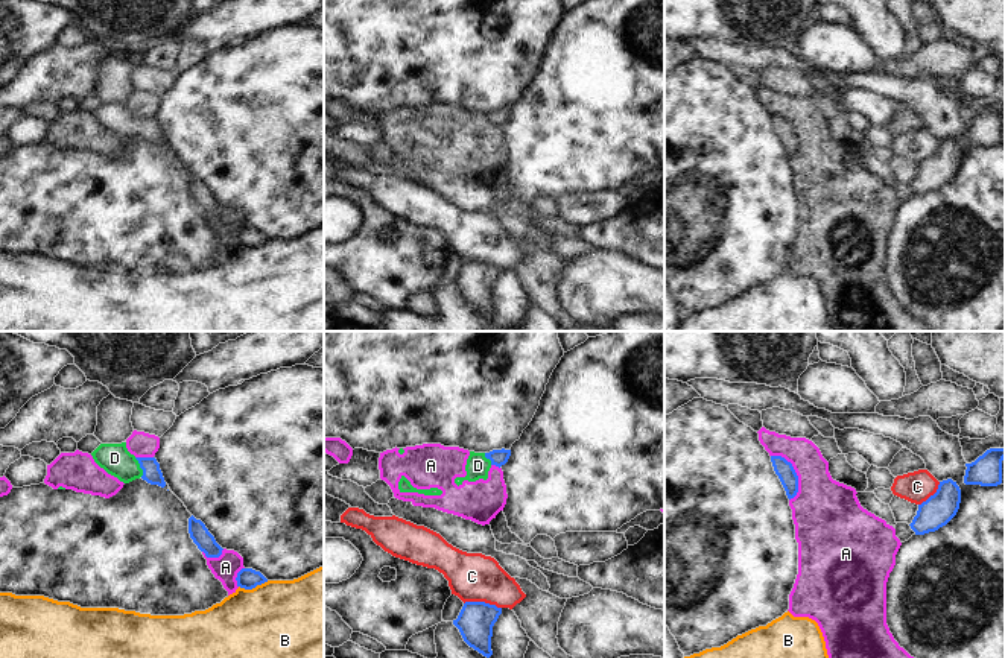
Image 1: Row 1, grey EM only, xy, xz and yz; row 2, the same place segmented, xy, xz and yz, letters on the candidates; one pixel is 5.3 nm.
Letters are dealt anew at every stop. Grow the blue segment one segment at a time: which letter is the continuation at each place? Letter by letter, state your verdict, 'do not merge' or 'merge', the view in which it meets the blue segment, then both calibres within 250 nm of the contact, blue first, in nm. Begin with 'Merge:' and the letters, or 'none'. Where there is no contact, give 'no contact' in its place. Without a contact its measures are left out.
Merge: D
A: do not merge; contact in yz; calibres 90 and 340 nm
B: do not merge; contact in xy; calibres 110 and 480 nm
C: do not merge; contact in xz; calibres 190 and 260 nm
D: merge; contact in xy; calibres 100 and 160 nm

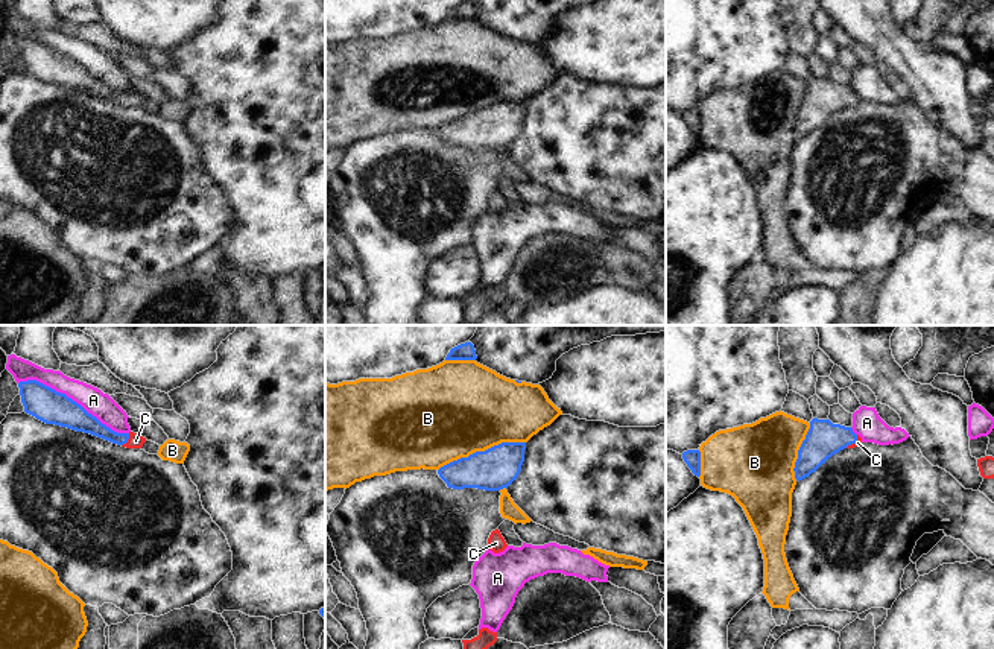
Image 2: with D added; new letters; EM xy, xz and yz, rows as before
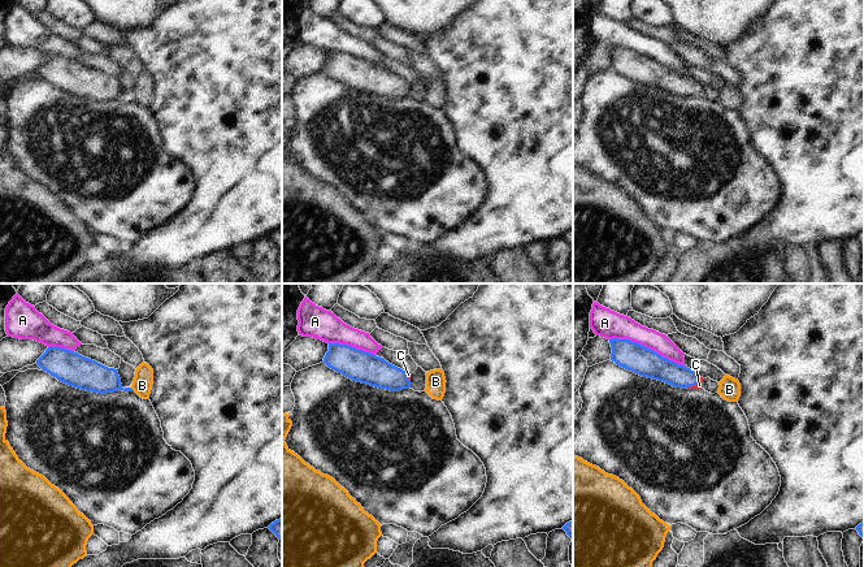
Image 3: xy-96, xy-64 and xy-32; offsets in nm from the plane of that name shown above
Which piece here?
Merge: C
A: do not merge; contact in xy; calibres 180 and 140 nm
B: do not merge; contact in xz; calibres 220 and 480 nm
C: merge; contact in xy; calibres 110 and 80 nm

